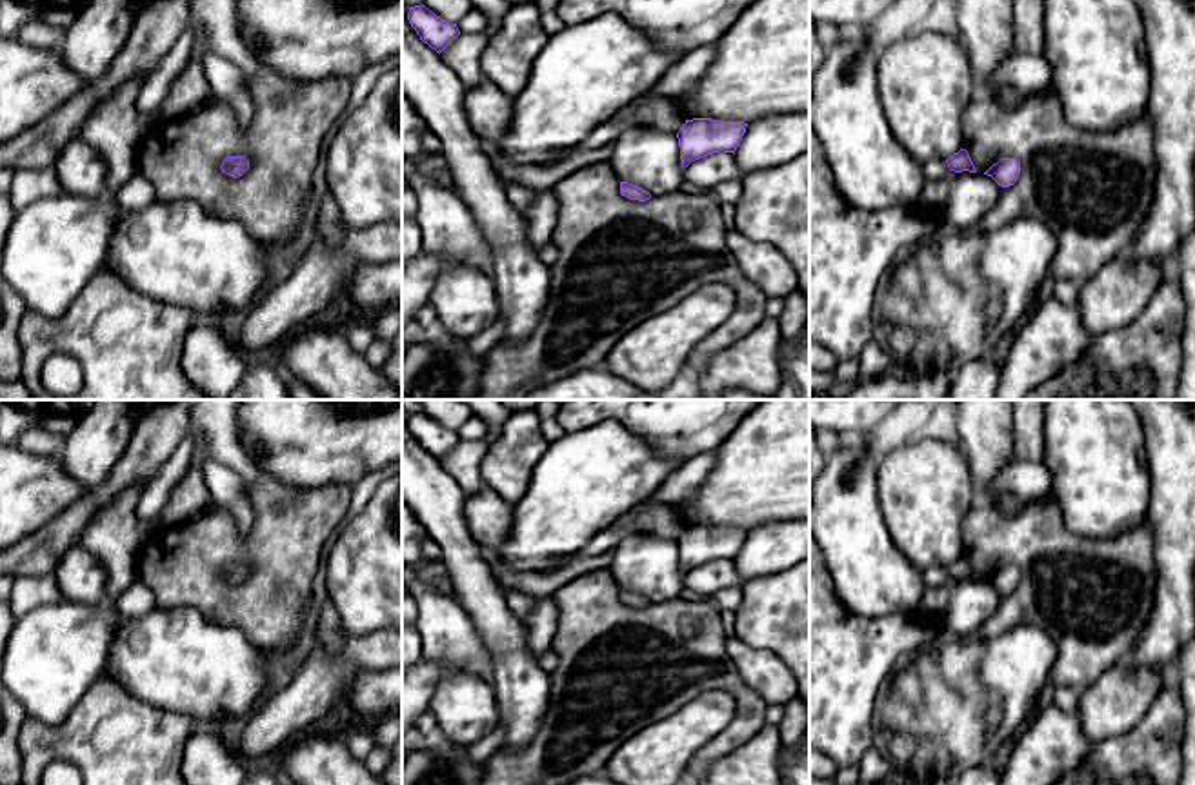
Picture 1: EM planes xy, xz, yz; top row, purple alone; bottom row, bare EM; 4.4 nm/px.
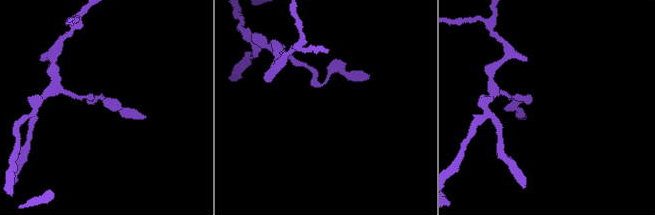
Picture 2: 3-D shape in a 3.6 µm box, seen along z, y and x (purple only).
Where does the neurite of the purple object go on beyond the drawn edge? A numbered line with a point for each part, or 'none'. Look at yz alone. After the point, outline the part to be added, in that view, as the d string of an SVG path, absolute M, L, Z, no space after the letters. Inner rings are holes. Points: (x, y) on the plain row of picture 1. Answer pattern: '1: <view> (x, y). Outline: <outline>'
none

